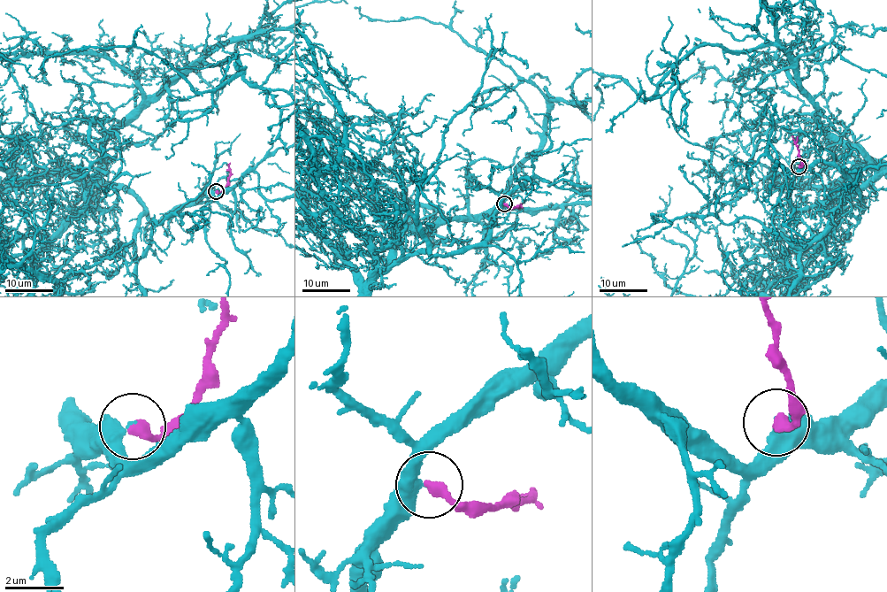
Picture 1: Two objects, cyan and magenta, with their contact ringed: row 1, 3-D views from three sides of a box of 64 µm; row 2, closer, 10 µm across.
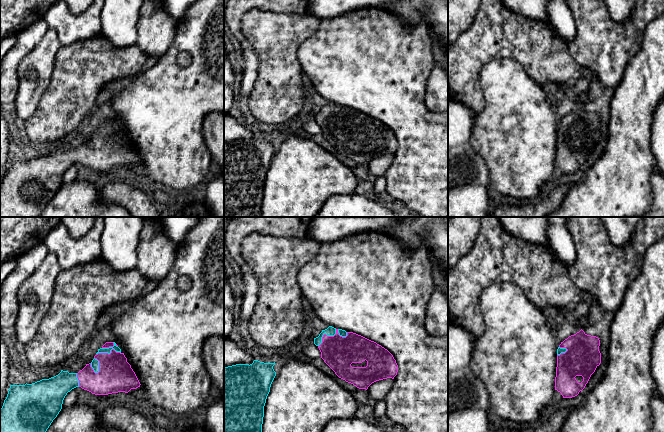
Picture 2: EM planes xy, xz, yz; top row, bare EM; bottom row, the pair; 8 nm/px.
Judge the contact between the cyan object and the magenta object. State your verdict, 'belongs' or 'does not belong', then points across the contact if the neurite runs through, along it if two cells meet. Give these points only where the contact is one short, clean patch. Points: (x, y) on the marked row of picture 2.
belongs

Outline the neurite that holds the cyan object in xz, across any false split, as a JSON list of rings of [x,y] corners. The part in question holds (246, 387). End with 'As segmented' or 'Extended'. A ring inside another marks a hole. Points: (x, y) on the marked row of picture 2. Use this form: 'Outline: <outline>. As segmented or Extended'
Outline: [[[254,360],[250,365],[224,367],[224,432],[262,432],[264,406],[276,376],[274,365]]]. As segmented

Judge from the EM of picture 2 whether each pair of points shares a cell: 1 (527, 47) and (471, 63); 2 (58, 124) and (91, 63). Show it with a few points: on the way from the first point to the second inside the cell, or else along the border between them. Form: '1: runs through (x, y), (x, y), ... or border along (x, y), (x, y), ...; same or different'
1: runs through (513, 47), (487, 47), (485, 49); same
2: runs through (62, 109), (71, 96), (77, 78); same

